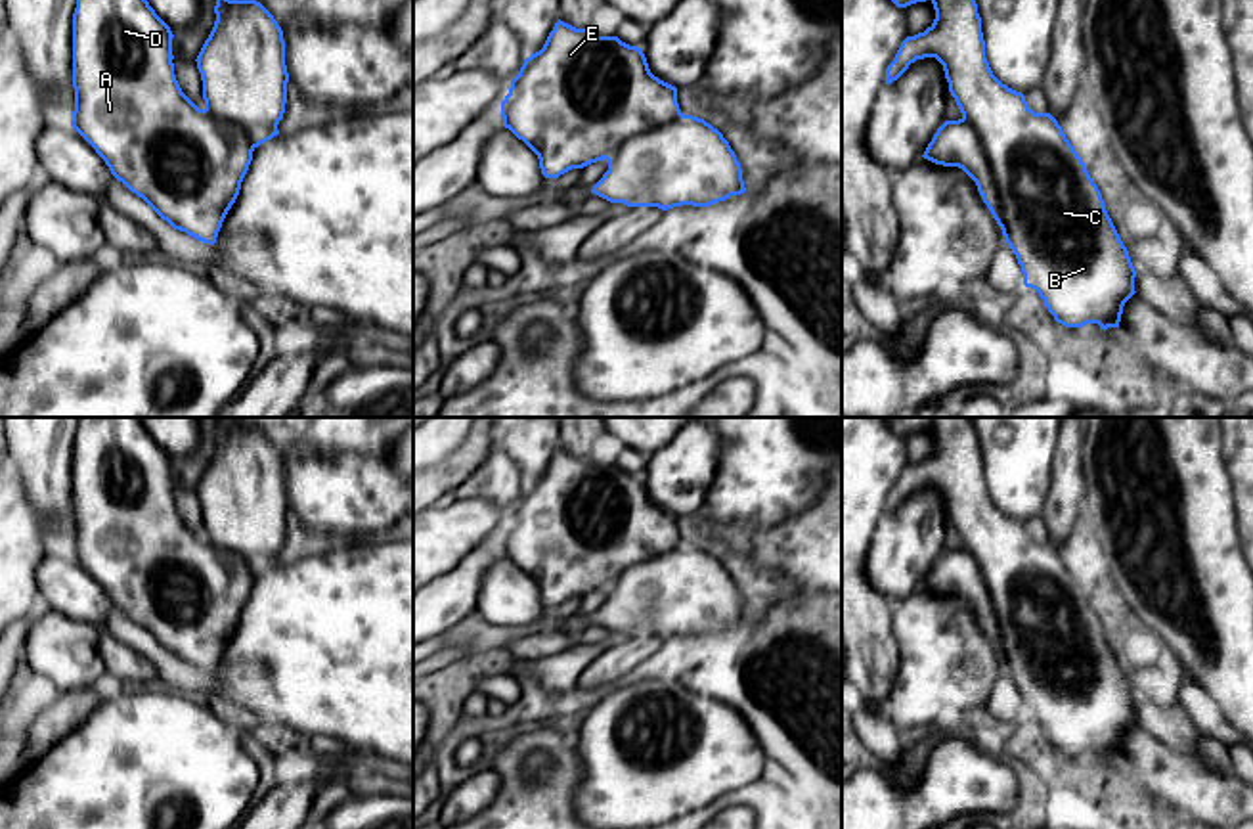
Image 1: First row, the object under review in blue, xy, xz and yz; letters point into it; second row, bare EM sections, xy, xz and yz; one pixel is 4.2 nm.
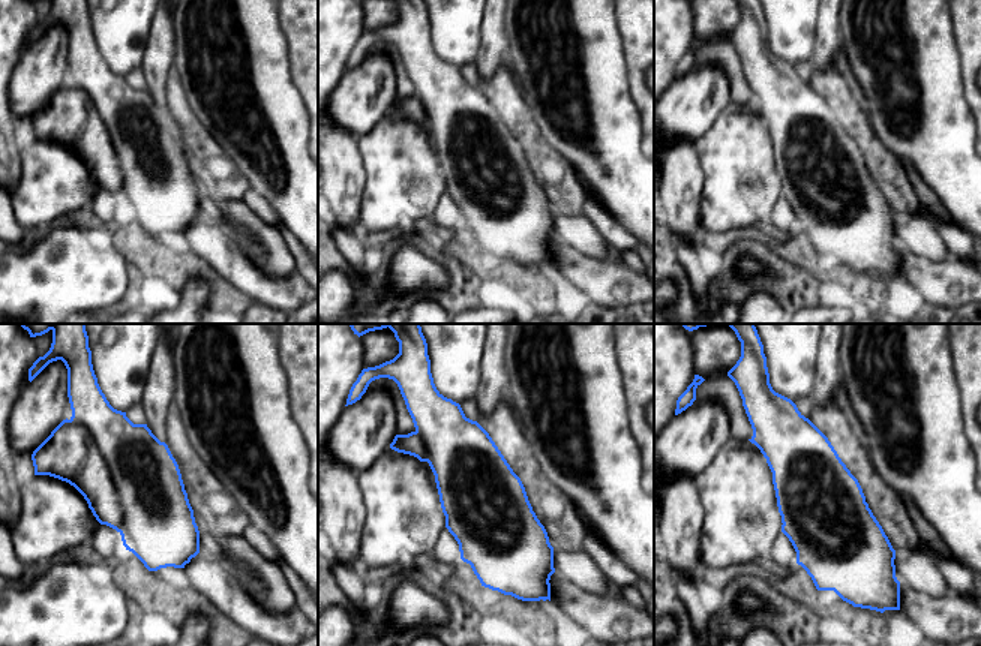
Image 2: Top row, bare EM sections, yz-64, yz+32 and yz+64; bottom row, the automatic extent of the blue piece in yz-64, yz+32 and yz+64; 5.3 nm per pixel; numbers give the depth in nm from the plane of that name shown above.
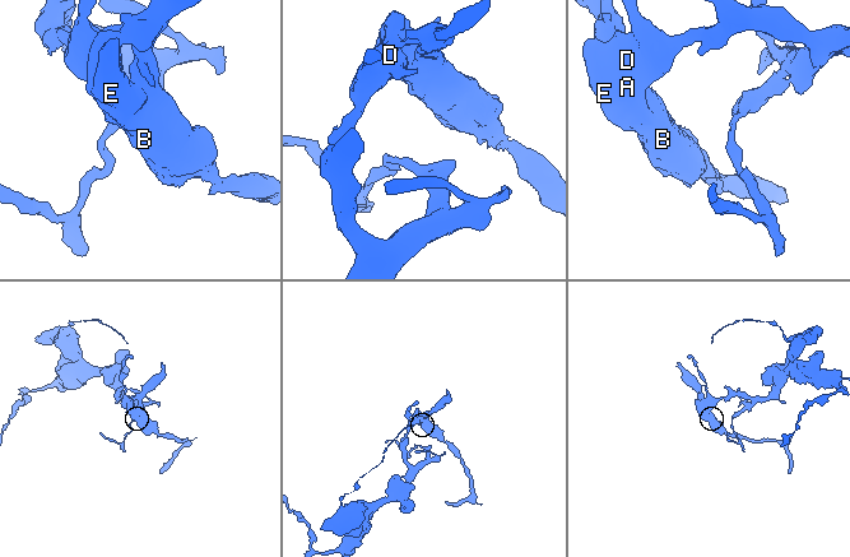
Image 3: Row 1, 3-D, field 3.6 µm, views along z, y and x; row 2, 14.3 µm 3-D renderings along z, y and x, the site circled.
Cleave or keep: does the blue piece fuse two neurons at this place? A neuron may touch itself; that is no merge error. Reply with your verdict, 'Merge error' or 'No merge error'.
No merge error

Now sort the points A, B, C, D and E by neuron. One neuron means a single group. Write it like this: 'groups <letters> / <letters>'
groups A B C D E

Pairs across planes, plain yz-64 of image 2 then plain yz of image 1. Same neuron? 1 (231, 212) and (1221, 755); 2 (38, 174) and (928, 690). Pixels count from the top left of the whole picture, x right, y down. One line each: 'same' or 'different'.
1: same
2: same

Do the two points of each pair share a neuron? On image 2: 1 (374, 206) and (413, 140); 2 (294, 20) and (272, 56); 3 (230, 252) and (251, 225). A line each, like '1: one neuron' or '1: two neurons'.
1: one neuron
2: two neurons
3: two neurons

